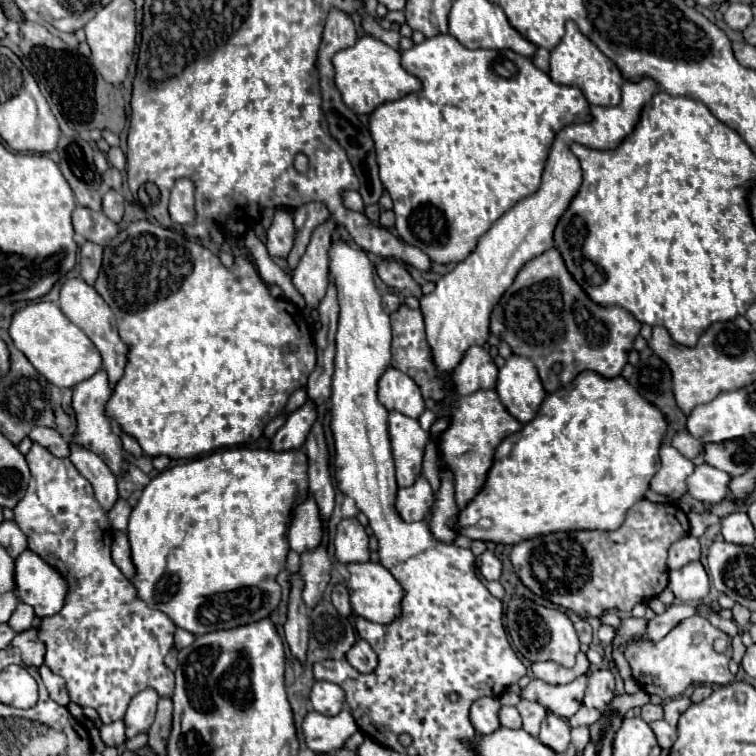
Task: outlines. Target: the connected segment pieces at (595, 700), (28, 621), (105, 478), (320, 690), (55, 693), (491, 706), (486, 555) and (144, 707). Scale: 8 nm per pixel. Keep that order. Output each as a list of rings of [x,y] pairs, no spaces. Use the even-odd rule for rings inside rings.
[[[608,669],[590,671],[584,705],[604,711],[612,699],[614,699],[614,675]]]
[[[18,603],[18,607],[16,607],[16,611],[12,613],[8,625],[10,625],[16,633],[20,633],[20,631],[26,631],[26,629],[32,627],[32,619],[34,619],[34,609],[32,609],[30,605],[26,605],[26,603]]]
[[[70,443],[70,457],[68,459],[92,483],[98,503],[108,511],[118,499],[116,475],[110,471],[110,467],[96,453],[88,451],[86,447],[82,447],[78,443]]]
[[[316,681],[310,691],[312,707],[322,715],[336,715],[344,705],[344,691],[330,681]]]
[[[46,665],[40,667],[40,677],[42,677],[42,681],[44,681],[50,697],[52,697],[58,705],[68,705],[68,703],[70,703],[70,699],[66,697],[66,683],[64,683],[62,677],[54,675]]]
[[[482,697],[470,709],[470,719],[478,735],[490,735],[500,729],[500,701],[496,697]]]
[[[484,551],[480,557],[476,557],[476,565],[486,581],[498,581],[502,575],[502,563],[494,557],[492,551]]]
[[[140,691],[128,705],[124,723],[126,723],[126,739],[136,737],[138,733],[148,733],[150,725],[154,723],[154,713],[156,713],[156,703],[158,703],[158,693],[156,691]]]

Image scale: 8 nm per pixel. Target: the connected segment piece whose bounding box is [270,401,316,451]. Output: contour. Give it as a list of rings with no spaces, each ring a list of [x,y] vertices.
[[[306,401],[304,407],[294,411],[286,423],[276,431],[276,435],[270,441],[272,451],[290,451],[290,449],[300,449],[306,441],[306,435],[316,419],[316,407],[314,403]]]

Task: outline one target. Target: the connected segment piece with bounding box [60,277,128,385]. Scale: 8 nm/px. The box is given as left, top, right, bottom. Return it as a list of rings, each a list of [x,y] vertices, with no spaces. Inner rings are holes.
[[[72,277],[72,279],[66,279],[66,283],[62,285],[60,289],[60,309],[62,313],[74,323],[78,325],[86,335],[88,339],[96,345],[96,349],[100,351],[102,355],[102,363],[104,363],[104,369],[108,371],[110,375],[110,383],[116,385],[116,381],[122,377],[124,373],[124,365],[126,365],[126,353],[128,353],[128,347],[124,345],[124,341],[116,335],[114,331],[114,325],[112,325],[112,311],[110,307],[104,303],[104,299],[98,295],[98,291],[88,285],[84,279],[80,277]]]

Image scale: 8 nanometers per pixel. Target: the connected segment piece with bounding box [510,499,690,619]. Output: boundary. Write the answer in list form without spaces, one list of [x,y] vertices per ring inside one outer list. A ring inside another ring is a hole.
[[[648,499],[638,501],[626,515],[626,521],[616,531],[574,531],[574,533],[552,533],[514,545],[510,561],[514,573],[534,595],[548,599],[550,603],[570,609],[582,619],[602,617],[608,609],[630,613],[636,603],[644,603],[656,597],[668,585],[666,551],[668,547],[688,535],[688,519],[678,505],[652,503]]]

